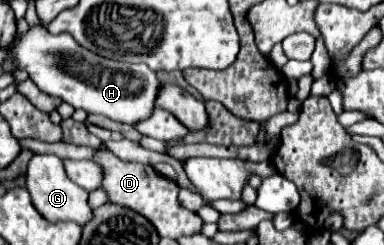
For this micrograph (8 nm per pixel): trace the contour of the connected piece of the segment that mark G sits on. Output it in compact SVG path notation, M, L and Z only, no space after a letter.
M34 155L26 171L26 187L30 191L32 203L48 221L76 221L84 227L94 217L94 209L88 203L88 191L68 179L60 157L56 155Z

